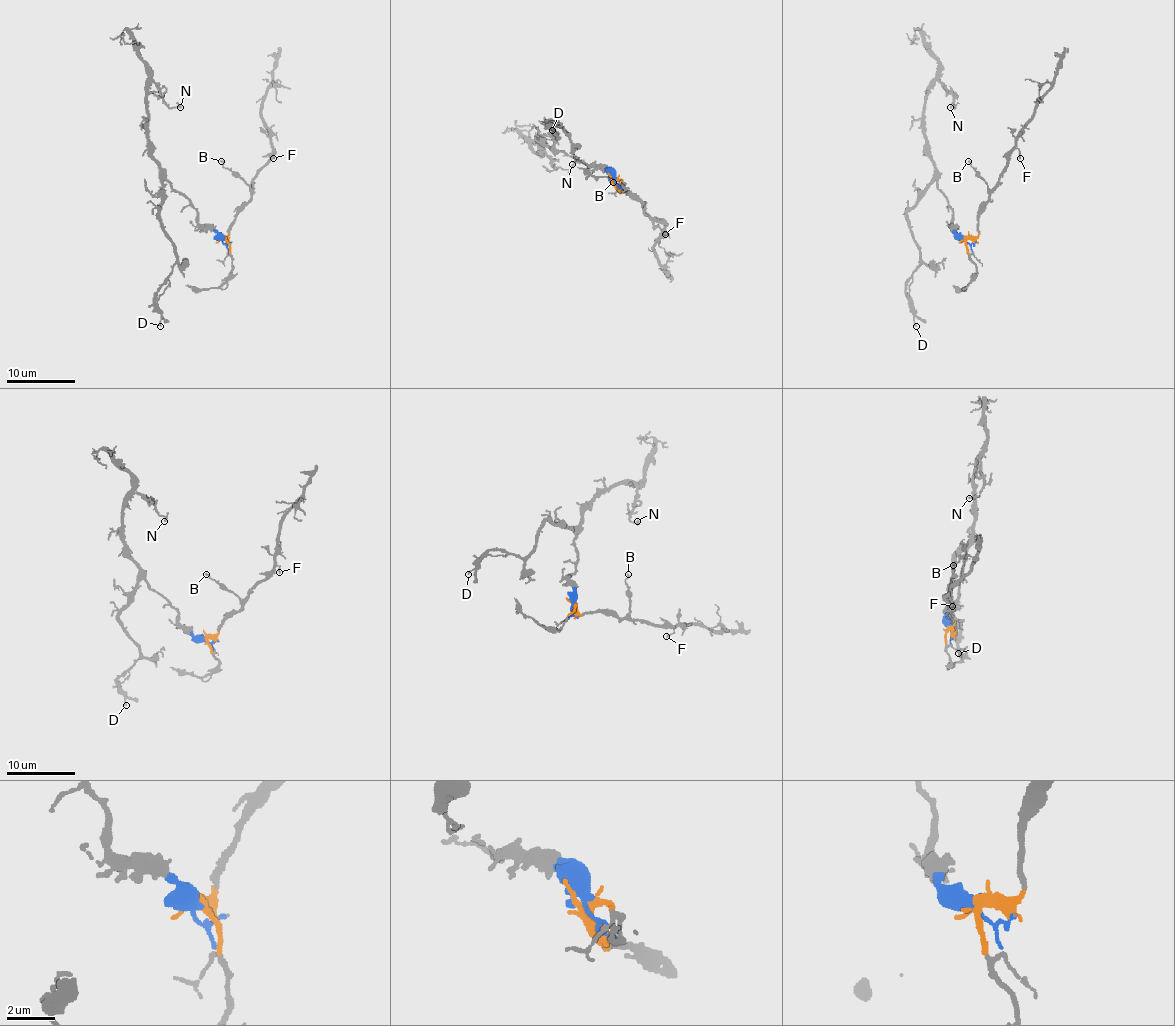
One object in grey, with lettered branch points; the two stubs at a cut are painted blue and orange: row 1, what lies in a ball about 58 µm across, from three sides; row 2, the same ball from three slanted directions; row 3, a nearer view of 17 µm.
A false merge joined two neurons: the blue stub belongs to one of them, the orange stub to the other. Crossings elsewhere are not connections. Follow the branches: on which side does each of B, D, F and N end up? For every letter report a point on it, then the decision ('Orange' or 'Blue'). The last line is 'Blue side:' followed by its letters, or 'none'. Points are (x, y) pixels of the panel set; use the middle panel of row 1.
B: Place: (613, 182). Orange
D: Place: (552, 130). Blue
F: Place: (665, 234). Orange
N: Place: (572, 164). Blue
Blue side: D, N

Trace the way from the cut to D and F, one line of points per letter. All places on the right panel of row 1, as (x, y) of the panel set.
D: (965, 239), (953, 230), (953, 211), (932, 182), (907, 213), (919, 247), (919, 266), (908, 288), (915, 326)
F: (965, 239), (979, 233), (977, 211), (989, 199), (1008, 156), (1017, 147), (1020, 158)

